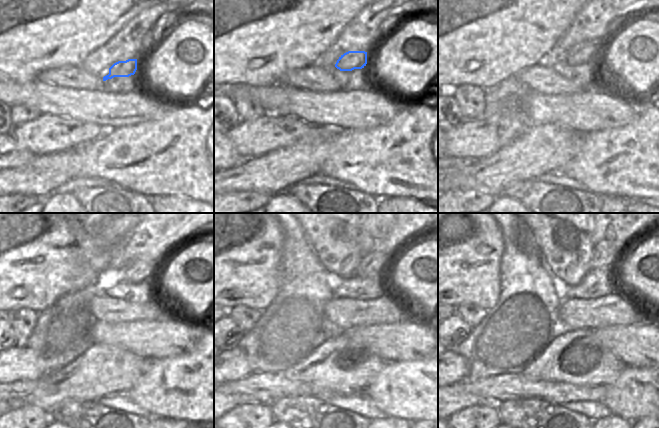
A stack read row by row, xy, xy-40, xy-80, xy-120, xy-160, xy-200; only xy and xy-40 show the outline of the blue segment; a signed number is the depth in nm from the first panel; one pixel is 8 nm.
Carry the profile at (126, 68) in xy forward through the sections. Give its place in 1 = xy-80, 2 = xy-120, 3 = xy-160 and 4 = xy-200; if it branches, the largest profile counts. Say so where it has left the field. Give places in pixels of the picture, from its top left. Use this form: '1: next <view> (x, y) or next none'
1: next xy-80 (585, 52)
2: next xy-120 (138, 271)
3: next xy-160 (374, 263)
4: next xy-200 (604, 255)

